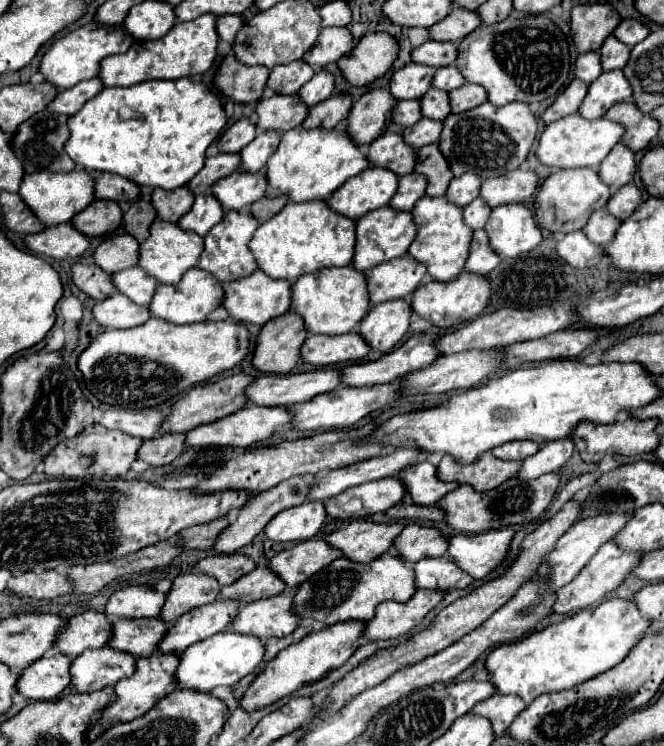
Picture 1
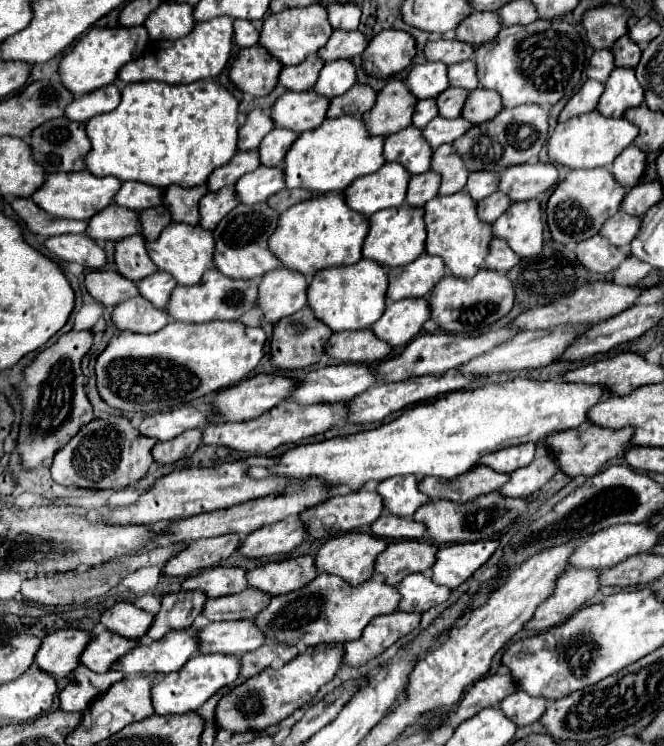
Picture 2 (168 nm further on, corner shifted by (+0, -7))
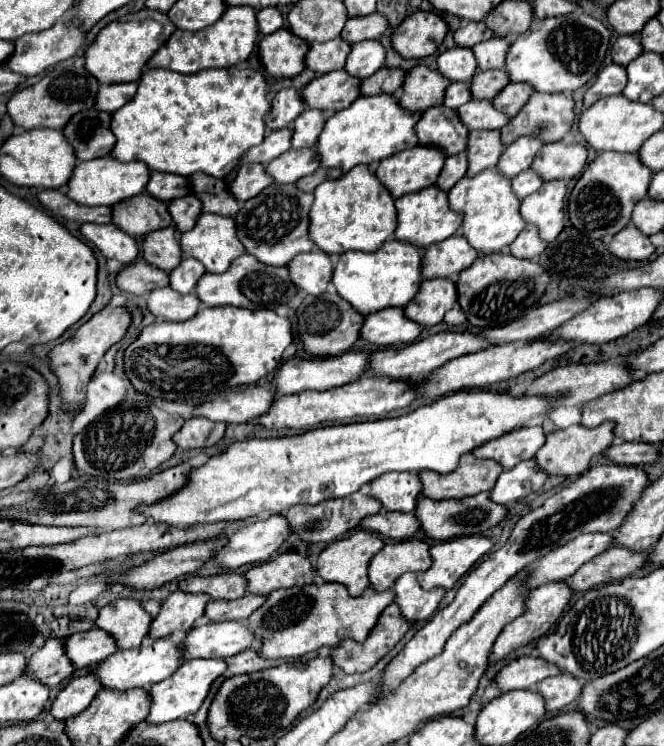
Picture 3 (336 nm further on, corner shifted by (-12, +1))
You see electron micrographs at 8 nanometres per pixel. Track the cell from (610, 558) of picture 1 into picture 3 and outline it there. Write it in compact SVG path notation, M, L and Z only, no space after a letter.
M556 581L556 583L548 583L548 585L542 585L542 587L532 589L532 591L528 593L528 597L526 597L526 609L524 609L524 613L522 613L520 617L516 617L514 621L510 621L510 623L502 629L502 633L498 635L498 639L494 641L494 647L492 647L490 657L488 657L488 659L490 659L490 665L494 665L496 661L504 659L504 657L510 655L512 651L516 651L516 649L528 645L530 641L542 637L544 633L548 633L548 629L560 619L560 615L562 615L564 607L568 605L570 597L572 597L572 589L570 589L564 581Z

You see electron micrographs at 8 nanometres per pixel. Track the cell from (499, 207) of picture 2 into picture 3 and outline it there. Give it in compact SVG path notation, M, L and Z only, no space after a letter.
M526 169L516 179L512 179L512 189L518 195L518 199L524 199L530 193L538 191L542 187L542 183L544 183L544 179L534 169Z

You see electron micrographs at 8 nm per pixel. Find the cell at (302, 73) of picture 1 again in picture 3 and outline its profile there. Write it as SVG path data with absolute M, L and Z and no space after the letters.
M342 37L330 39L328 43L312 43L306 55L306 67L312 69L316 75L342 69L350 49L352 45Z

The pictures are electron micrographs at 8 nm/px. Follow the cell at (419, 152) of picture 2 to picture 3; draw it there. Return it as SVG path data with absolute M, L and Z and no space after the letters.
M440 105L424 111L416 133L420 145L434 145L446 155L456 155L466 149L470 131L460 117L456 117L454 109L444 109L444 105Z

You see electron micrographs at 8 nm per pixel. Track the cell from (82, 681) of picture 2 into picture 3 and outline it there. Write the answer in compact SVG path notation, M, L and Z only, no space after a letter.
M92 673L84 677L74 677L52 701L50 715L54 719L66 721L68 717L74 717L80 711L84 711L98 691L100 691L100 681L96 681Z

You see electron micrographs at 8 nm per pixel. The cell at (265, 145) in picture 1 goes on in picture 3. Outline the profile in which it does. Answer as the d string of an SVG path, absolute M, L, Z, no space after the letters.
M318 109L302 111L300 117L294 121L292 147L296 147L296 149L314 147L326 119L328 119L328 113L324 113L324 111L318 111Z

